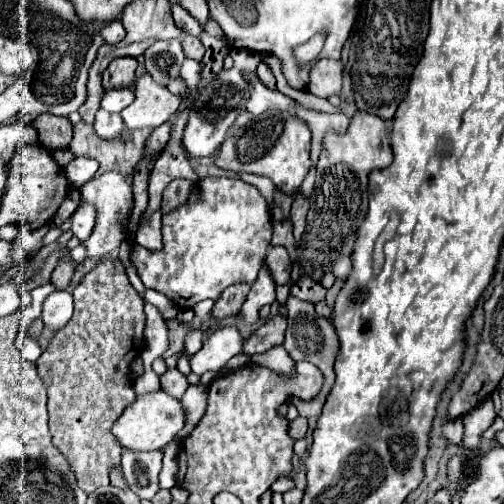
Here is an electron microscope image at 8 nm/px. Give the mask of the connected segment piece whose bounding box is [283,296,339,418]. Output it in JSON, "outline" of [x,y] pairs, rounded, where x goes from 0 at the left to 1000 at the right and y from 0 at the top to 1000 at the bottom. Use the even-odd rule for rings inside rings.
{"outline":[[[573,587],[569,591],[569,615],[573,615],[573,631],[569,631],[569,659],[565,659],[565,694],[573,698],[573,706],[581,714],[609,714],[609,718],[621,718],[625,726],[633,726],[633,734],[641,738],[645,746],[645,758],[641,758],[641,770],[637,778],[621,790],[621,794],[597,794],[597,790],[577,790],[577,802],[589,806],[593,821],[605,825],[605,829],[617,829],[617,825],[633,825],[641,806],[645,806],[645,794],[649,794],[649,782],[665,758],[665,738],[661,738],[661,722],[665,722],[665,710],[673,702],[673,671],[669,671],[669,659],[665,659],[665,647],[657,635],[649,631],[637,631],[629,619],[625,619],[625,607],[613,603],[613,599],[601,599],[585,587]]]}

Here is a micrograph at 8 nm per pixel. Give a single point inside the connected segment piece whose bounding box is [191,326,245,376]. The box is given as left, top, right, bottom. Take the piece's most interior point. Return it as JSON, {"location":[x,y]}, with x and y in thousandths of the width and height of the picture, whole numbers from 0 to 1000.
{"location":[448,679]}

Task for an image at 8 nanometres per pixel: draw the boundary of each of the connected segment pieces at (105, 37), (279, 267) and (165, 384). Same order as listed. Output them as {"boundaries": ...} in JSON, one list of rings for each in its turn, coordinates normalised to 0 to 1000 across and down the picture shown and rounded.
{"boundaries":[[[[228,40],[212,52],[204,52],[196,60],[196,71],[204,79],[204,87],[236,87],[244,75],[248,75],[248,56],[240,48],[240,40]]],[[[538,488],[530,516],[534,536],[550,563],[569,563],[577,556],[577,512],[562,488]]],[[[339,730],[319,746],[319,770],[331,774],[335,782],[343,782],[347,790],[359,790],[367,782],[367,774],[375,770],[375,754],[363,738],[355,738],[351,730]]]]}

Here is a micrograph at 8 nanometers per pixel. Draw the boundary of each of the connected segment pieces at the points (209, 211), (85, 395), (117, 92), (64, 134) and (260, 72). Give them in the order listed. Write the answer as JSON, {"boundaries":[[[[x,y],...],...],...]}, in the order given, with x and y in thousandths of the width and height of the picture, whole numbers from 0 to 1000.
{"boundaries":[[[[407,353],[387,365],[375,397],[323,429],[323,496],[296,504],[268,484],[260,520],[268,524],[284,563],[304,571],[331,591],[347,595],[355,615],[375,615],[399,595],[431,595],[435,583],[458,563],[502,563],[514,540],[514,528],[530,504],[538,480],[538,425],[534,409],[514,385],[514,377],[482,357],[462,353]]],[[[200,516],[145,575],[145,591],[149,623],[125,655],[109,659],[93,694],[73,714],[73,734],[97,790],[97,853],[105,865],[105,881],[133,909],[157,968],[169,980],[181,980],[196,964],[216,960],[216,937],[224,929],[240,929],[244,885],[236,881],[220,849],[244,821],[244,813],[260,802],[260,794],[268,794],[268,770],[256,742],[260,718],[288,694],[288,619],[284,595],[260,567],[252,540],[236,536],[236,516]]],[[[224,175],[224,179],[208,183],[208,190],[200,198],[200,214],[212,222],[240,222],[264,198],[268,198],[268,183],[260,175]]],[[[81,226],[65,238],[65,250],[77,262],[77,282],[97,294],[133,294],[145,274],[145,250],[133,234],[117,234],[105,226]]],[[[526,123],[514,127],[514,135],[510,135],[510,151],[514,151],[514,159],[522,163],[522,171],[546,179],[546,155],[542,155],[542,147],[538,147],[538,139],[534,139],[534,131],[530,131]]]]}

